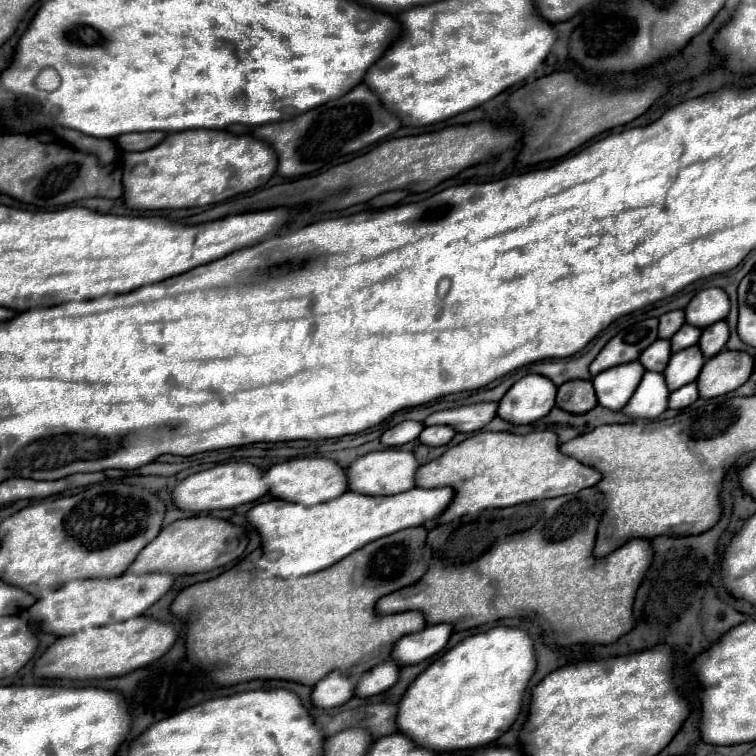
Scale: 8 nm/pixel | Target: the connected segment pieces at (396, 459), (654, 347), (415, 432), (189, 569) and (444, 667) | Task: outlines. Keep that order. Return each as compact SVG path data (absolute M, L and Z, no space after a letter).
M383 449L373 451L359 457L347 471L351 471L351 489L363 495L395 495L415 487L415 473L419 469L419 461L411 451L403 449Z
M657 339L655 343L651 343L651 347L647 347L647 351L643 351L639 361L643 363L643 367L647 371L659 371L661 373L661 371L665 371L669 357L671 357L671 341Z
M403 421L391 429L387 429L383 435L381 435L381 443L387 445L387 447L397 447L397 445L405 445L413 439L419 437L419 433L423 431L423 423L421 421Z
M197 515L189 519L179 519L167 525L135 559L135 563L127 571L143 573L143 571L175 571L175 575L199 573L221 567L229 561L235 561L243 555L249 543L249 535L243 527L233 525L225 519L217 519L211 515Z
M493 627L485 633L471 635L445 655L435 659L405 691L399 703L397 725L399 731L415 739L421 747L437 753L455 749L475 749L499 739L517 719L523 707L525 689L537 669L535 645L527 631L519 627Z

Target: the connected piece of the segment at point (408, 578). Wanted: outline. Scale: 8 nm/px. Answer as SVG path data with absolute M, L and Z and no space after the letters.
M425 527L399 531L347 555L347 559L341 559L339 563L335 563L335 567L327 567L327 571L289 579L263 579L263 571L251 559L243 559L239 565L231 567L219 577L183 589L173 601L171 611L187 619L189 659L205 667L211 679L221 685L235 685L251 679L285 679L299 681L303 685L315 685L335 669L341 669L357 679L363 671L369 671L381 661L387 661L393 645L401 637L427 627L421 611L395 615L379 615L375 611L375 605L381 597L405 585L417 583L427 573L427 563L421 563L425 539Z

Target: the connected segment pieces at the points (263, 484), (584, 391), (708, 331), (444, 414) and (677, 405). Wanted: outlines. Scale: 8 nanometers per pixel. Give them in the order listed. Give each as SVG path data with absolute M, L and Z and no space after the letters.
M221 463L211 469L189 475L173 489L173 503L179 509L187 511L213 511L213 509L231 509L243 503L251 503L269 493L269 483L263 477L263 471L251 463Z
M575 379L567 385L569 387L563 387L563 391L567 389L567 393L559 393L557 397L557 407L561 407L563 411L587 413L597 405L597 397L595 397L595 389L591 381Z
M719 321L719 323L713 323L711 327L703 329L699 347L701 347L703 355L709 359L709 357L717 355L725 347L727 341L729 341L729 325L725 321Z
M483 401L483 403L473 403L473 405L431 413L425 419L425 425L451 425L455 427L455 431L473 433L483 429L495 415L497 415L497 403Z
M693 381L693 383L681 387L679 391L673 391L673 395L669 399L669 407L671 409L685 409L691 403L695 403L697 399L699 399L699 389L697 389L697 383Z

